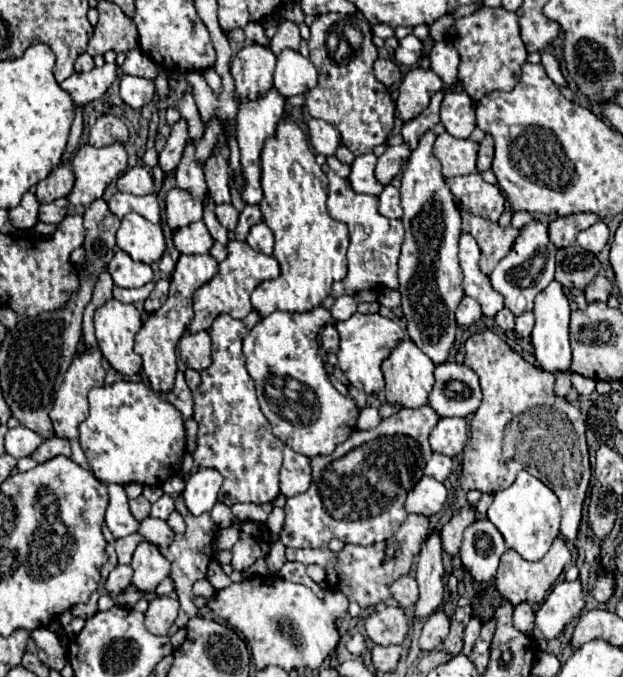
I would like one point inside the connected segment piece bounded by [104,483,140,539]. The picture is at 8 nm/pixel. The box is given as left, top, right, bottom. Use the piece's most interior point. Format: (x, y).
(118, 517)

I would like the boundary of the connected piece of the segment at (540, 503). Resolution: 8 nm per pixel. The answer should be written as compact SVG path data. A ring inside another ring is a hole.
M520 471L508 489L494 495L494 503L488 509L488 519L502 533L508 549L518 551L526 561L540 561L548 553L552 541L558 537L560 503L558 497L542 481L526 471Z

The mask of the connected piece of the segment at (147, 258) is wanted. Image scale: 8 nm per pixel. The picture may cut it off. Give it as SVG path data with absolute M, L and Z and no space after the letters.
M128 213L116 233L116 245L134 261L154 263L164 253L164 233L160 225L146 221L138 213Z

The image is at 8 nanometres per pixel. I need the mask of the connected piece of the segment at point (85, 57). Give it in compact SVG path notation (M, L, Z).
M82 53L78 59L76 59L76 65L74 65L74 71L76 73L88 73L94 69L94 61L88 53Z

